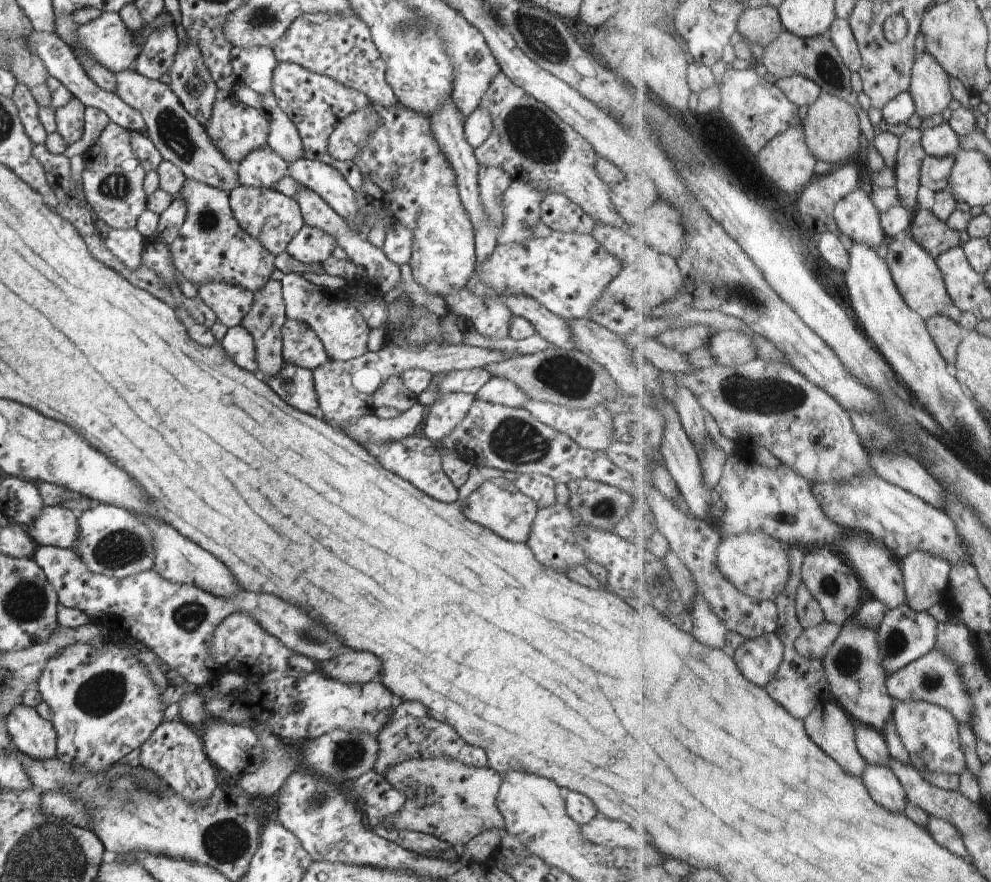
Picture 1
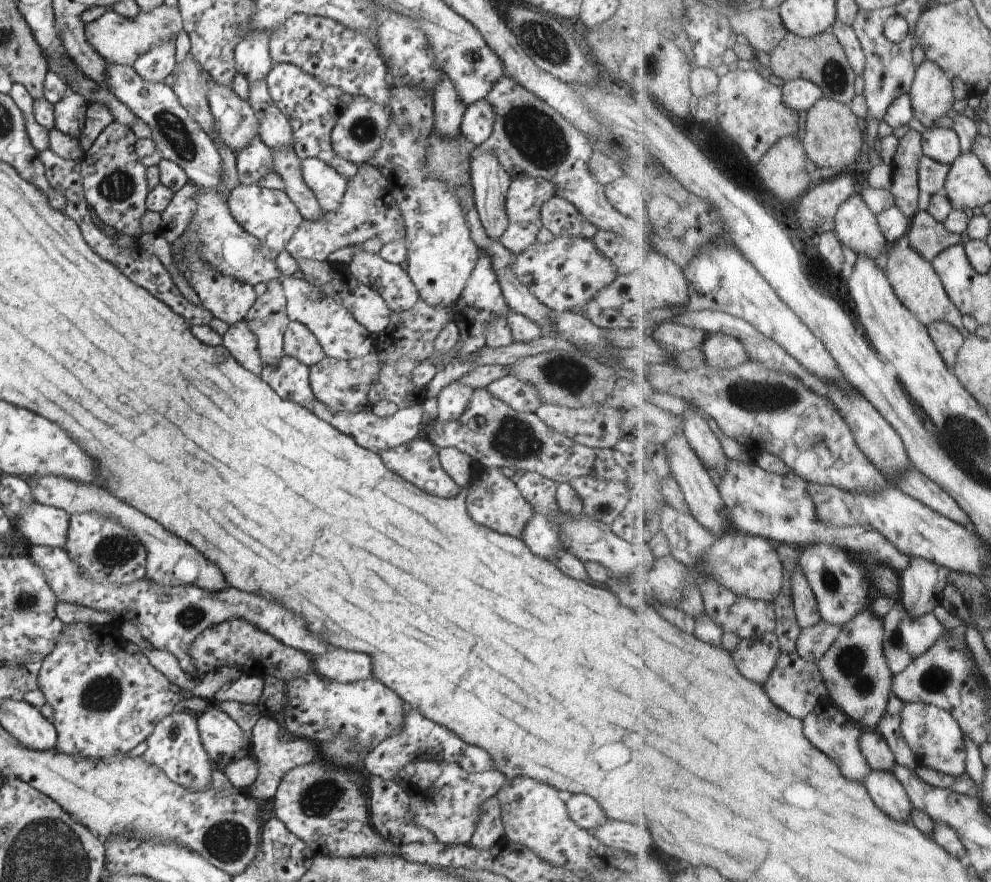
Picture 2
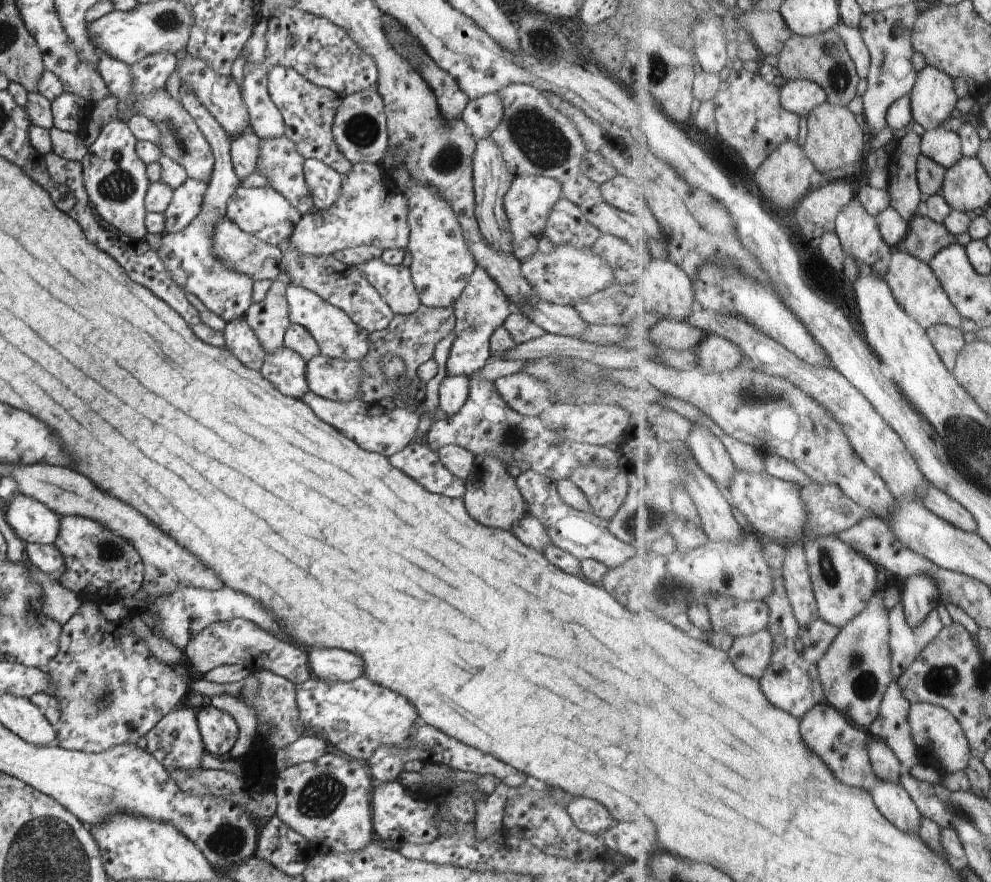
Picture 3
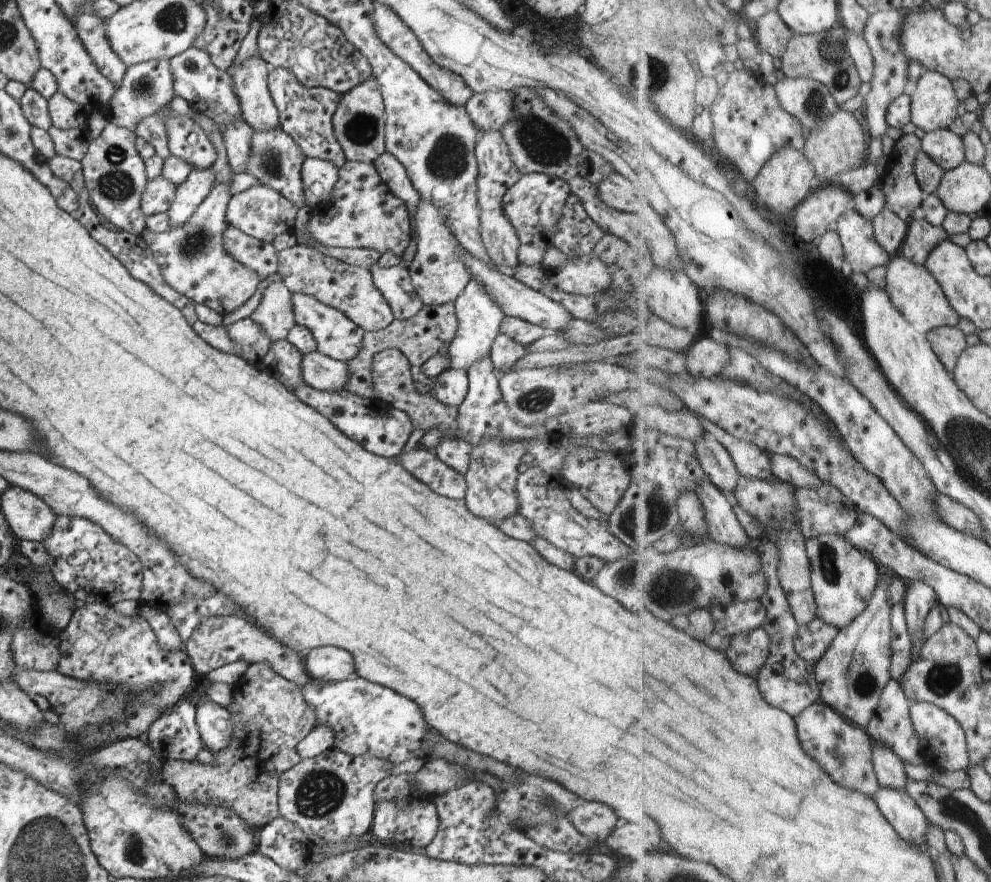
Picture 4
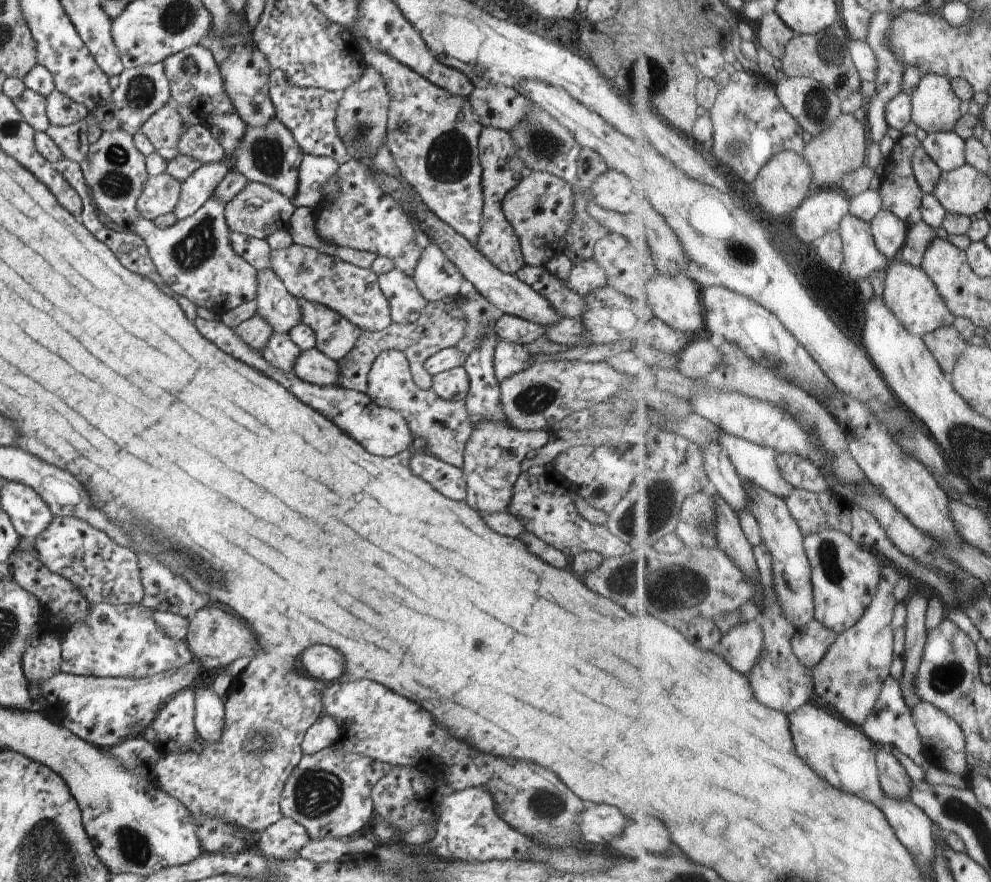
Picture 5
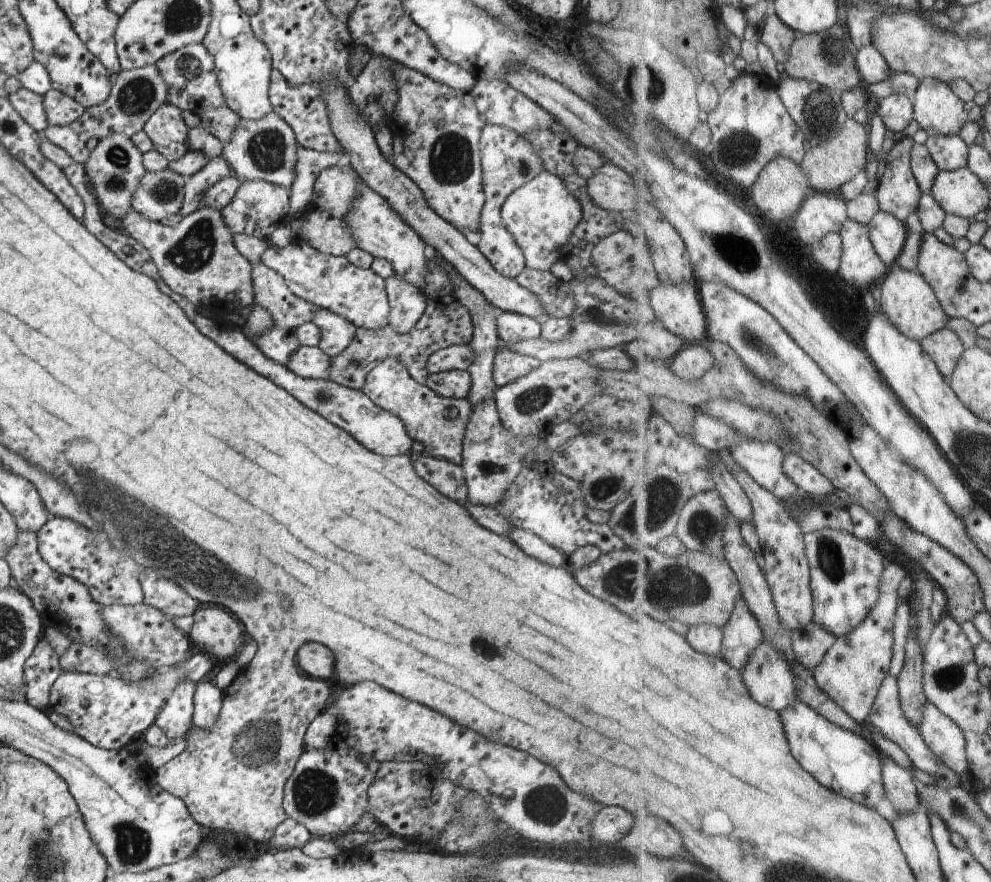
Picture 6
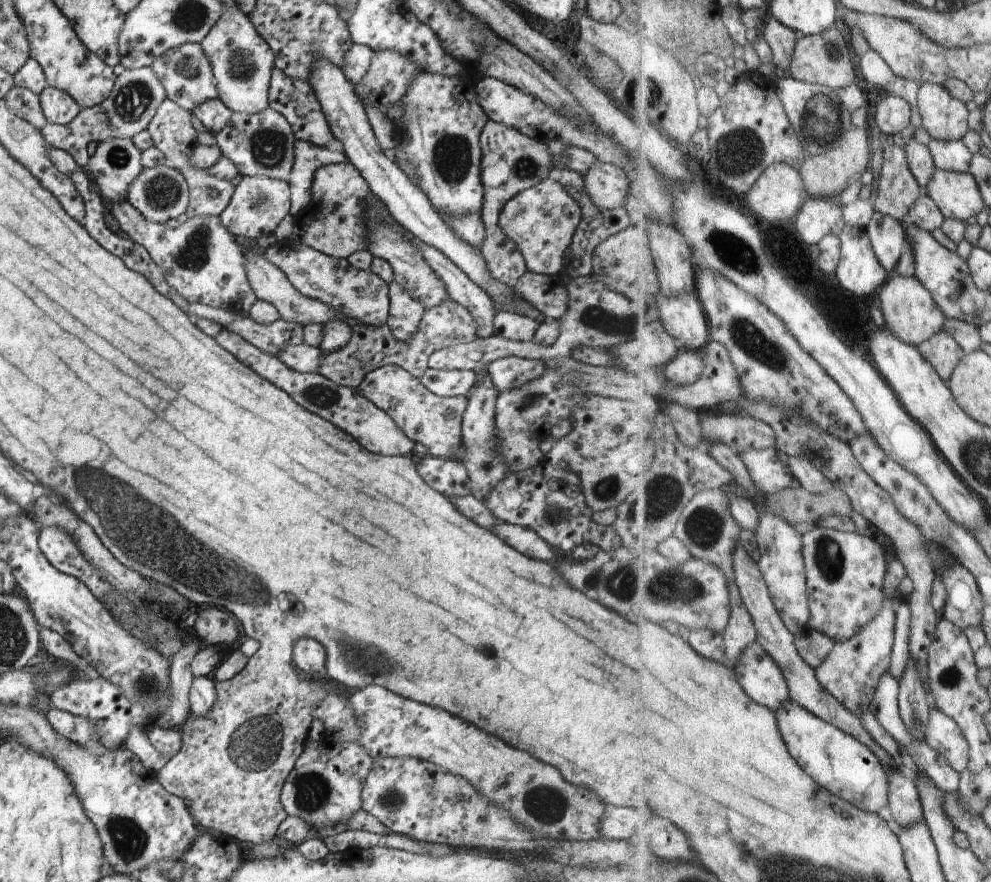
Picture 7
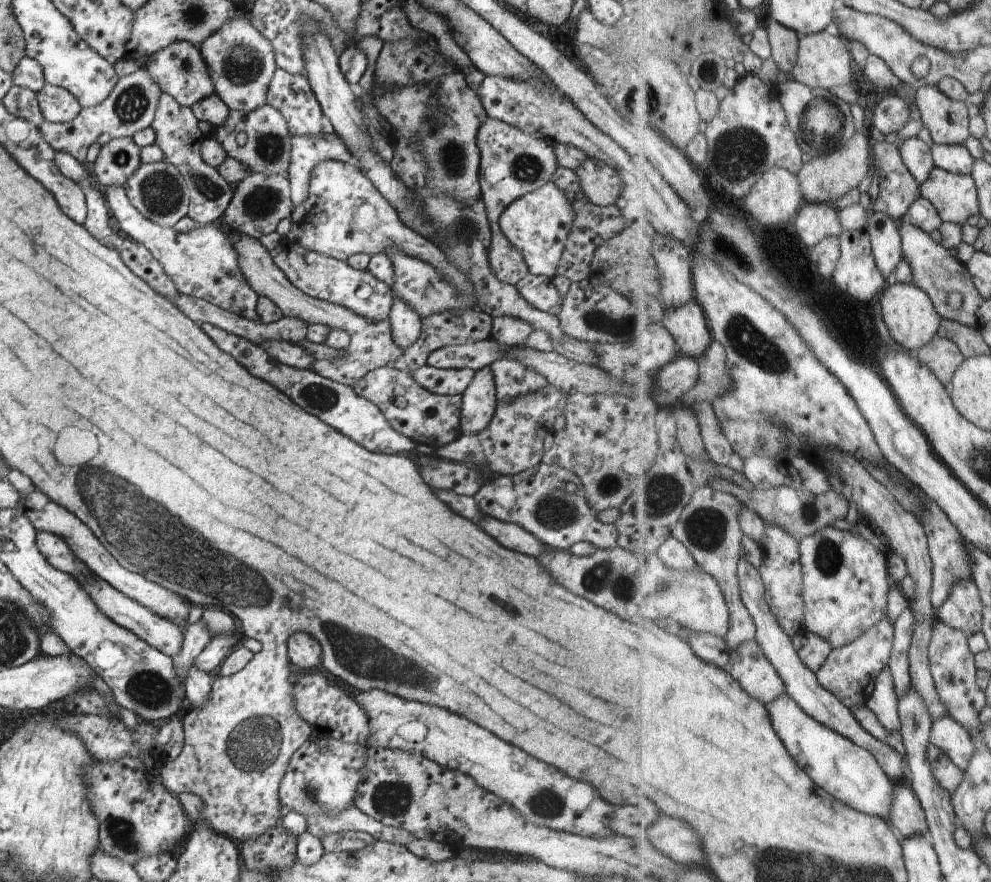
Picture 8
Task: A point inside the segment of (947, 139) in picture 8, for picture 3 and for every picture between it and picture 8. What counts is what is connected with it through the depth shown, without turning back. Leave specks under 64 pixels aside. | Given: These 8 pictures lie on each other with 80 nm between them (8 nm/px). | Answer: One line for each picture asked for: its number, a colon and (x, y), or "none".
3: (935, 98)
4: (935, 104)
5: (937, 107)
6: (940, 110)
7: (946, 117)

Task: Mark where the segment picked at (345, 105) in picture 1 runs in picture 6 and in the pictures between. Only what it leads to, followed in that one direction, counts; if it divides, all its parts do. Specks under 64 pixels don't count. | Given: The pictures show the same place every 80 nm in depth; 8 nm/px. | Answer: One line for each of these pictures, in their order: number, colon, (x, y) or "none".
2: (312, 107)
3: (308, 111)
4: (306, 113)
5: (309, 113)
6: (302, 107)

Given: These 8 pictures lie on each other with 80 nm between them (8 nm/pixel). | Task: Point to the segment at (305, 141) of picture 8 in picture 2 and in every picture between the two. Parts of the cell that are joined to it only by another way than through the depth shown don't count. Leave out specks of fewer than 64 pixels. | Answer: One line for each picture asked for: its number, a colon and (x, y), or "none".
2: (328, 185)
3: (324, 183)
4: (319, 177)
5: (314, 171)
6: (310, 164)
7: (308, 159)

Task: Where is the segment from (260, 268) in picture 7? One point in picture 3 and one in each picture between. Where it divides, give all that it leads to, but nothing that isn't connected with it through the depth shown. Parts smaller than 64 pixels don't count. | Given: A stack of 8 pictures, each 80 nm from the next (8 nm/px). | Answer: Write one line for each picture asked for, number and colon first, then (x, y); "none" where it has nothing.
3: (269, 319)
4: (275, 314)
5: (280, 309)
6: (288, 311)

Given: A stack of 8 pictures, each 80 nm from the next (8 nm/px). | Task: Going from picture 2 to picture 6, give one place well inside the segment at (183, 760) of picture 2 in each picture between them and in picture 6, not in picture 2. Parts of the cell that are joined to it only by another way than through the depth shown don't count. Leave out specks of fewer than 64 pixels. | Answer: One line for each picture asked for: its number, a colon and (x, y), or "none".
3: (175, 741)
4: (174, 736)
5: (175, 722)
6: (175, 719)

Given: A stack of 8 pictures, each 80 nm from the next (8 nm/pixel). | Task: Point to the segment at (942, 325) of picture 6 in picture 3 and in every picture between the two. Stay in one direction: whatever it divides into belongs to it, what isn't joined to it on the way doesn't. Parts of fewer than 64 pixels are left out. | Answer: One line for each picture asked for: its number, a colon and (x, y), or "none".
3: (917, 287)
4: (918, 292)
5: (911, 292)

